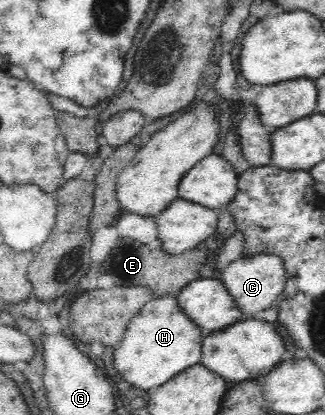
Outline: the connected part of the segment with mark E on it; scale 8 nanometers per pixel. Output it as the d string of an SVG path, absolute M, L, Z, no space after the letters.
M119 238L108 254L104 266L106 274L112 276L114 284L121 287L147 286L154 299L176 295L191 280L207 279L214 276L217 257L211 250L197 247L181 255L170 255L160 245L145 245L130 238Z

